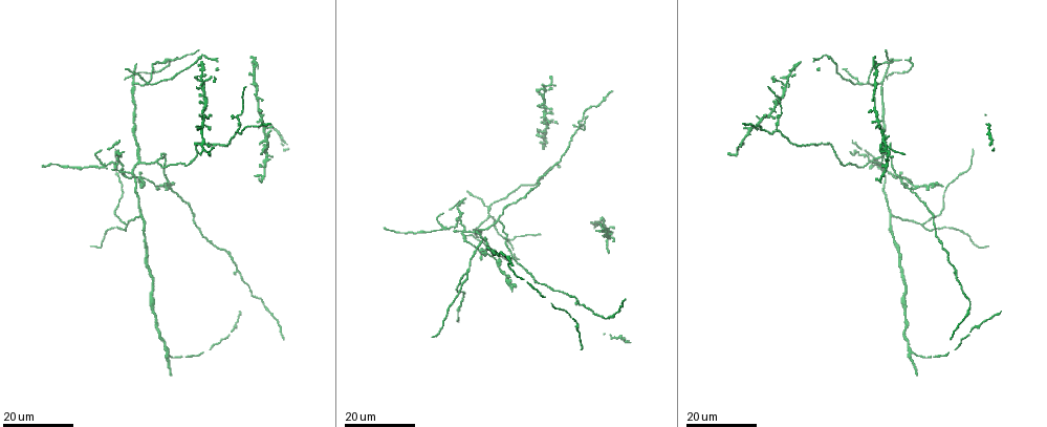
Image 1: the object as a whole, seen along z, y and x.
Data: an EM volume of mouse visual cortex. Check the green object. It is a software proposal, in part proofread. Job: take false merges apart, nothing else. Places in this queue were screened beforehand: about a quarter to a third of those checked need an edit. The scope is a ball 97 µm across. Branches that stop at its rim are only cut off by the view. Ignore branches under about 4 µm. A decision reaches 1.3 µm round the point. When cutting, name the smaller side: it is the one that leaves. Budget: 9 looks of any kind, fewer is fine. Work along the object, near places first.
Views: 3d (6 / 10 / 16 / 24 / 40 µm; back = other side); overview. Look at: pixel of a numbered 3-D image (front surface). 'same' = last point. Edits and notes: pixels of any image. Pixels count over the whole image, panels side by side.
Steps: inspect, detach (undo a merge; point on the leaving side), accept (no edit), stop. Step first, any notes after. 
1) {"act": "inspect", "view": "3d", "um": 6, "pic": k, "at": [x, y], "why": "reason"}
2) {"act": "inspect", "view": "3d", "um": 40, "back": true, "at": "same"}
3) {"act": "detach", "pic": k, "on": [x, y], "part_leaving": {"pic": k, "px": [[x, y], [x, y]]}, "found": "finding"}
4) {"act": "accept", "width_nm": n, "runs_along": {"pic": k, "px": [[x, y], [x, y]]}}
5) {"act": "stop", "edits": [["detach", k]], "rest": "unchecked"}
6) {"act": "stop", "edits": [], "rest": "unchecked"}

{"act": "inspect", "view": "3d", "um": 24, "pic": 1, "at": [157, 159]}

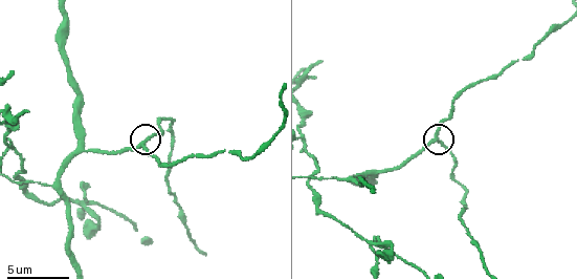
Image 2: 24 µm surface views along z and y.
{"act": "inspect", "view": "3d", "um": 10, "pic": 2, "at": [142, 143]}

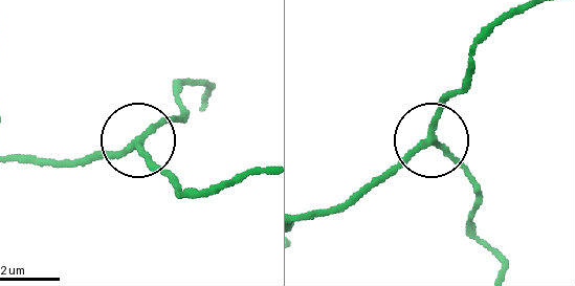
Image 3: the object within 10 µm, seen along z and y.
{"act": "inspect", "view": "3d", "um": 6, "pic": 3, "at": [139, 140], "why": "zoom in"}

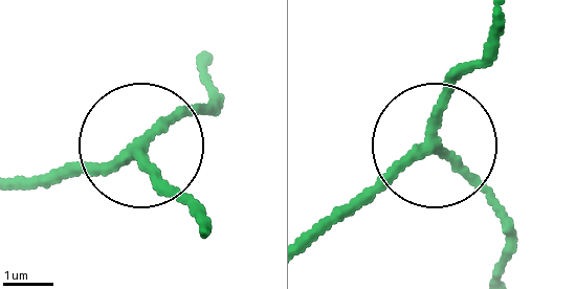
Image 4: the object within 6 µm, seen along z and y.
{"act": "accept", "side_arm_um": 62, "runs_along": {"pic": 4, "px": [[19, 179], [144, 150], [190, 213]]}, "found": "one neuron here"}

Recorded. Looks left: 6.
{"act": "inspect", "view": "3d", "um": 16, "pic": 1, "at": [444, 228], "why": "four arms meet"}

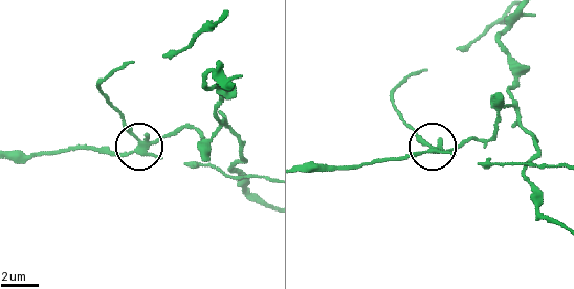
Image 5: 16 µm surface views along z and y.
{"act": "inspect", "view": "3d", "um": 10, "pic": 5, "at": [436, 148]}

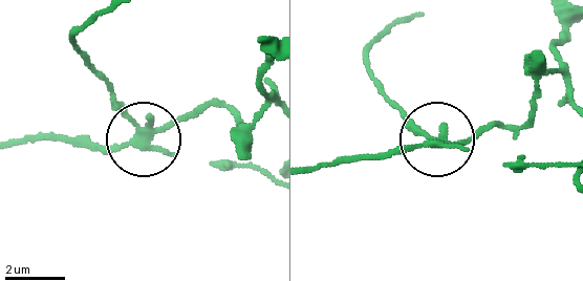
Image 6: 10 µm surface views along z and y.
{"act": "detach", "pic": 6, "on": [182, 121], "side_arm_um": 8, "part_leaving": {"pic": 6, "px": [[146, 133], [218, 103], [243, 126], [271, 95]]}, "found": "two neurons meet here"}

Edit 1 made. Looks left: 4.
{"act": "inspect", "view": "3d", "um": 6, "pic": 2, "at": [371, 171], "why": "three-way junction"}

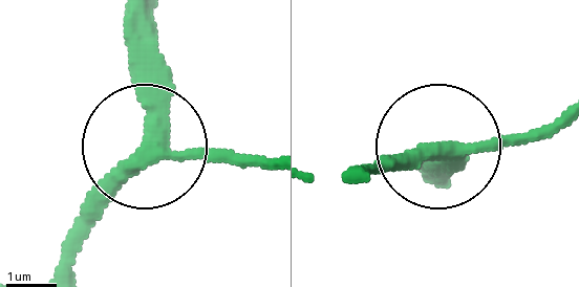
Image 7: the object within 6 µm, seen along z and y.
{"act": "inspect", "view": "3d", "um": 6, "back": true, "pic": 7, "at": [154, 153], "why": "from behind"}

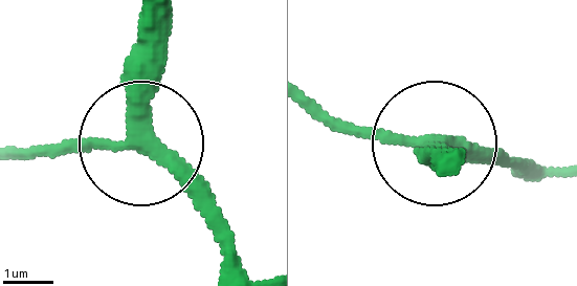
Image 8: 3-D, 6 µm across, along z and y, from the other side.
{"act": "accept", "side_arm_um": 92, "runs_along": {"pic": 8, "px": [[149, 24], [149, 98], [132, 145], [15, 149]]}, "found": "all the same neuron"}

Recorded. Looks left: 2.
{"act": "inspect", "view": "3d", "um": 16, "pic": 1, "at": [893, 215], "why": "thin arm on a thick one"}

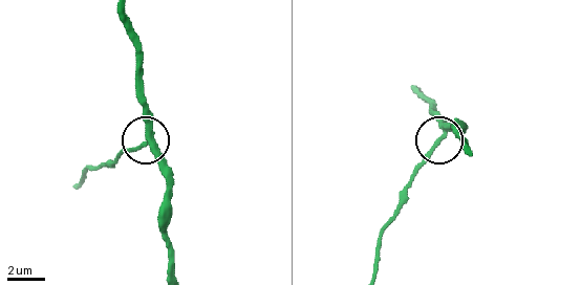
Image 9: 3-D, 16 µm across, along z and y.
{"act": "inspect", "view": "3d", "um": 10, "pic": 9, "at": [445, 135]}

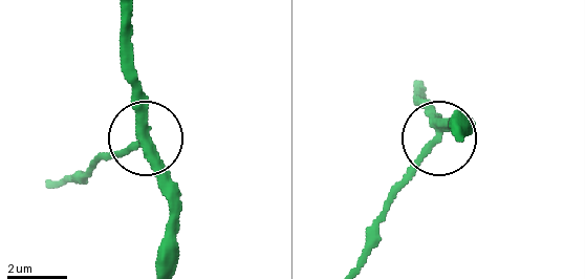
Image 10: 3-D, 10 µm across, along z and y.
{"act": "accept", "arms": 3, "found": "continuous, no second neuron"}

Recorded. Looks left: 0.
{"act": "stop", "edits": [["detach", 6]], "rest": "unchecked"}

